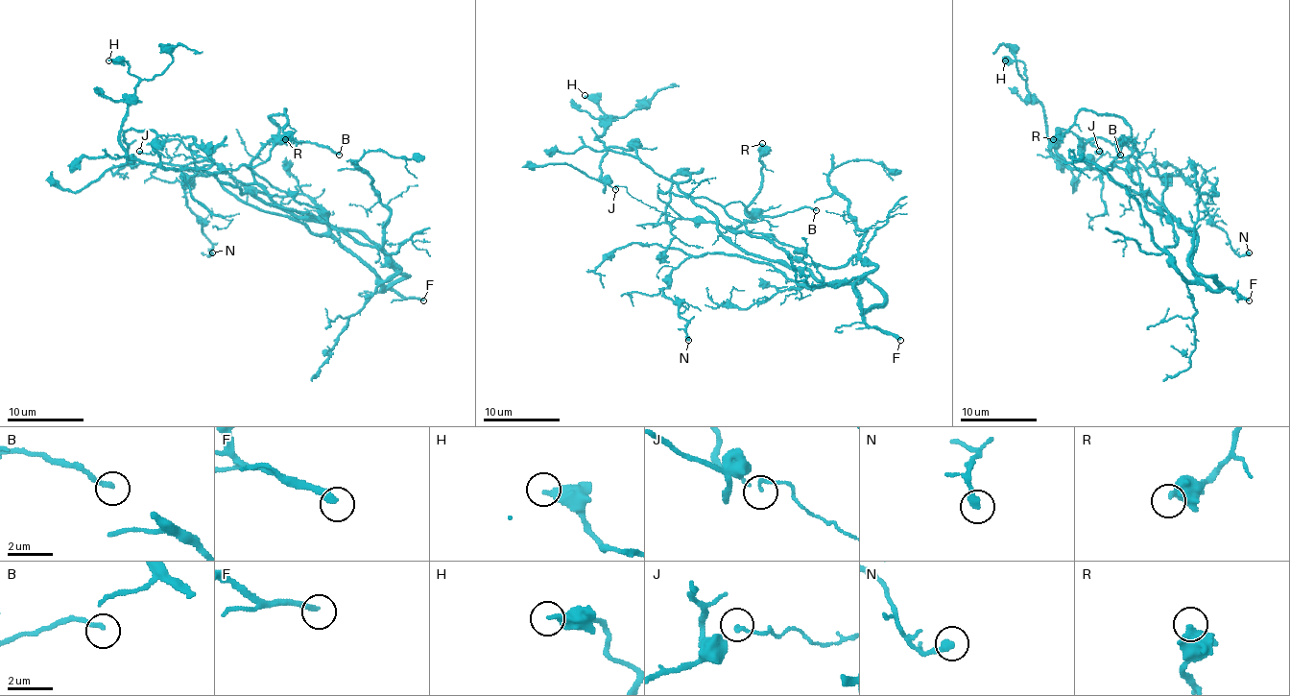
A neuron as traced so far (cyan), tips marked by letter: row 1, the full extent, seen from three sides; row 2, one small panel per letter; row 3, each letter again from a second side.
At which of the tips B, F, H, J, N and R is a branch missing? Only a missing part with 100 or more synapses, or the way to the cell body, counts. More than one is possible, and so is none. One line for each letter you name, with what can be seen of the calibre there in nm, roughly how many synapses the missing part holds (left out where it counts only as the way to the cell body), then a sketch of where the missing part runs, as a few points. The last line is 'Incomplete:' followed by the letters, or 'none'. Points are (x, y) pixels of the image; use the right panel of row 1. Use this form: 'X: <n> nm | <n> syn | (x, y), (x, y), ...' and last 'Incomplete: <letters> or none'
F: 280 nm
Incomplete: F

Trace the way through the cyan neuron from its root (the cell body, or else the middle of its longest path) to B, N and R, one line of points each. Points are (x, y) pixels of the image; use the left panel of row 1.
B: (260, 201), (216, 176), (224, 170), (258, 166), (275, 145), (289, 139), (298, 143), (316, 143), (339, 155)
N: (260, 201), (285, 212), (274, 214), (241, 203), (212, 176), (195, 178), (185, 201), (203, 224), (212, 252)
R: (260, 201), (216, 176), (224, 170), (262, 164), (279, 135), (279, 126), (270, 116), (285, 110), (285, 139)

